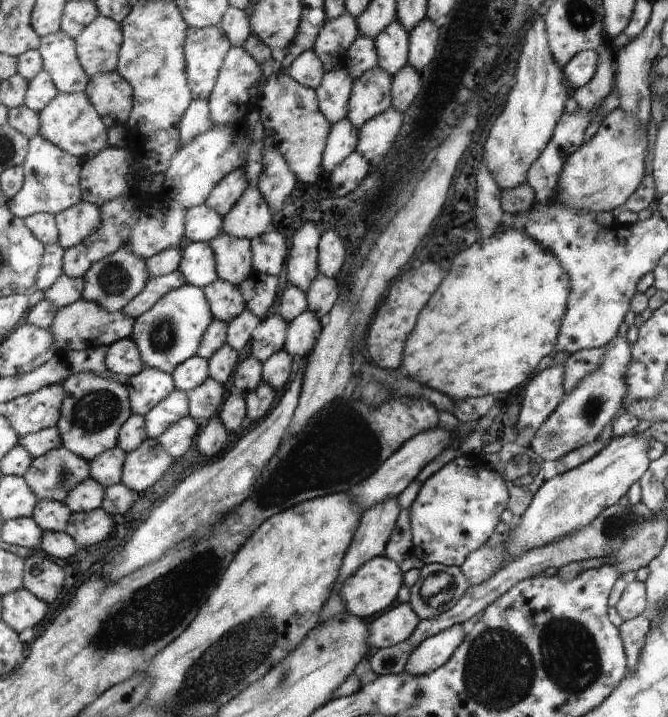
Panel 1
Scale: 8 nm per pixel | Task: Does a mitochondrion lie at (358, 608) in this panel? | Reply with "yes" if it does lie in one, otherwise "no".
no

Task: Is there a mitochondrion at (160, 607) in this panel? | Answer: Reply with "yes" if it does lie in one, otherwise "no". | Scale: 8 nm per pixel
yes

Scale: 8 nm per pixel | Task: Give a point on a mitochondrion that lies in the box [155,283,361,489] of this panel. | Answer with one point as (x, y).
(341, 404)

